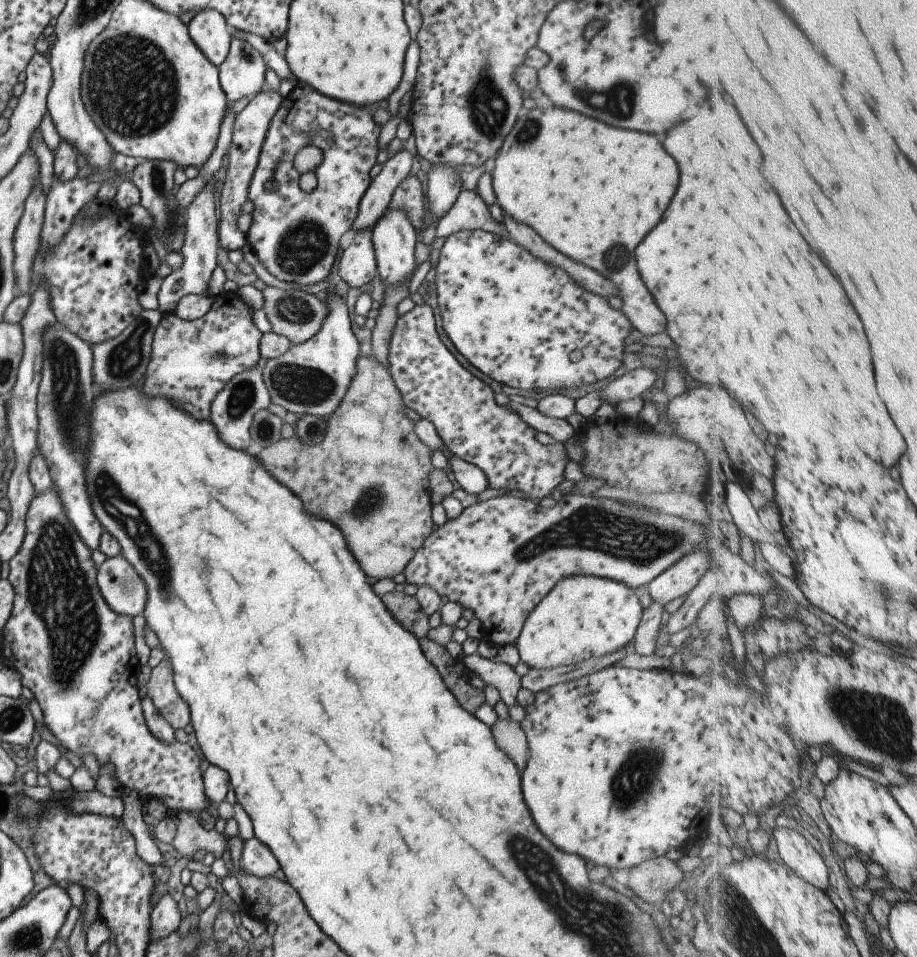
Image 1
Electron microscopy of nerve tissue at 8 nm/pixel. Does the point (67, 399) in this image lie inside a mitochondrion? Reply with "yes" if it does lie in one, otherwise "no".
yes

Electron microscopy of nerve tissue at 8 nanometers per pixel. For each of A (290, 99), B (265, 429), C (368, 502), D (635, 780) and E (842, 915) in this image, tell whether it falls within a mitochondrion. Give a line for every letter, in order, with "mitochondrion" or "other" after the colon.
A: other
B: mitochondrion
C: mitochondrion
D: mitochondrion
E: other

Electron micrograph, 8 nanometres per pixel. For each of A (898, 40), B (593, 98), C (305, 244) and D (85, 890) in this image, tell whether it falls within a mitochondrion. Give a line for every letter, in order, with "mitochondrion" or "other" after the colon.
A: other
B: mitochondrion
C: mitochondrion
D: other

